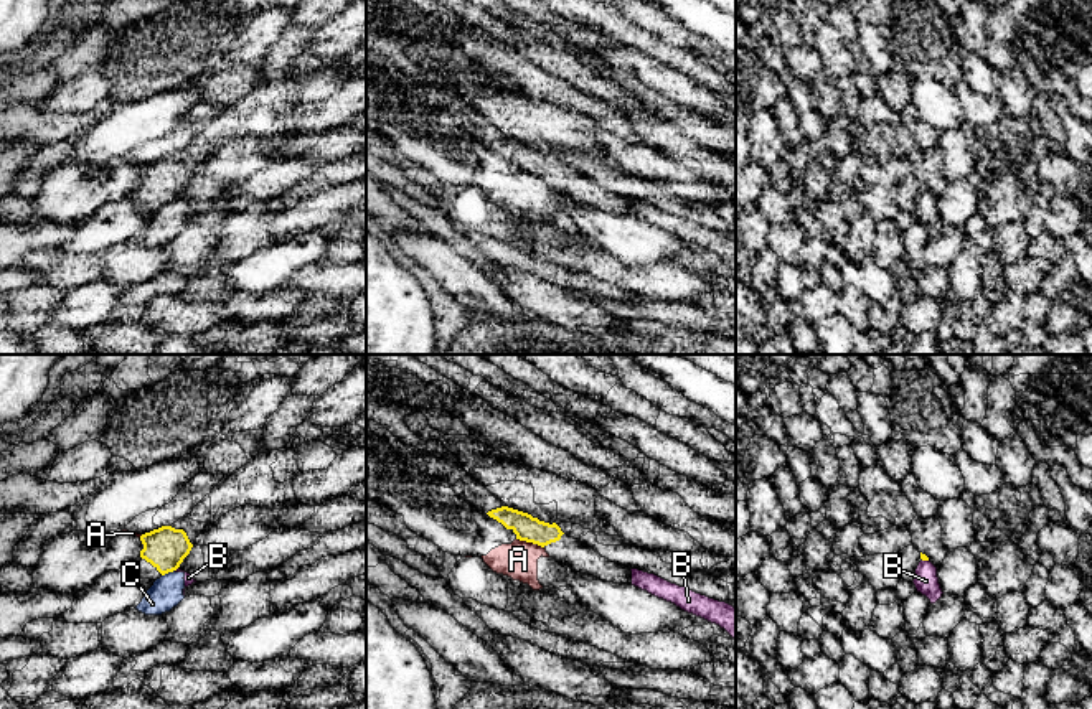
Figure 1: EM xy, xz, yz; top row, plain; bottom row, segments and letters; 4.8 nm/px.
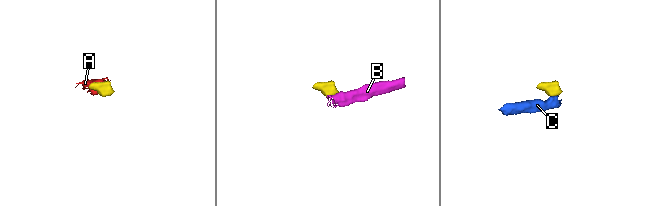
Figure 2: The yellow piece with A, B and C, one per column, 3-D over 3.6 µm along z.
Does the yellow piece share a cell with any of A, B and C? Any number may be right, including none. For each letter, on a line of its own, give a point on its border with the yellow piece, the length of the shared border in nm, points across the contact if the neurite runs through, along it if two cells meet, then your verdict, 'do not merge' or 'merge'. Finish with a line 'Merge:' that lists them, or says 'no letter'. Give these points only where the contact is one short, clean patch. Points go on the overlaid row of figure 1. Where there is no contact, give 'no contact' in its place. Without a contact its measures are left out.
A: meets yellow in xz at (530, 541); contact 140 nm long; border along xz (517, 538), (543, 548); do not merge
B: meets yellow in yz at (926, 559); contact 30 nm long; border along yz (922, 559), (927, 561); do not merge
C: meets yellow in xy at (167, 572); contact 70 nm long; border along xy (174, 569), (162, 576); do not merge
Merge: no letter

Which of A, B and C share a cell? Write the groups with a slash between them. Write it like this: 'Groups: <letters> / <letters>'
Groups: A / B C

